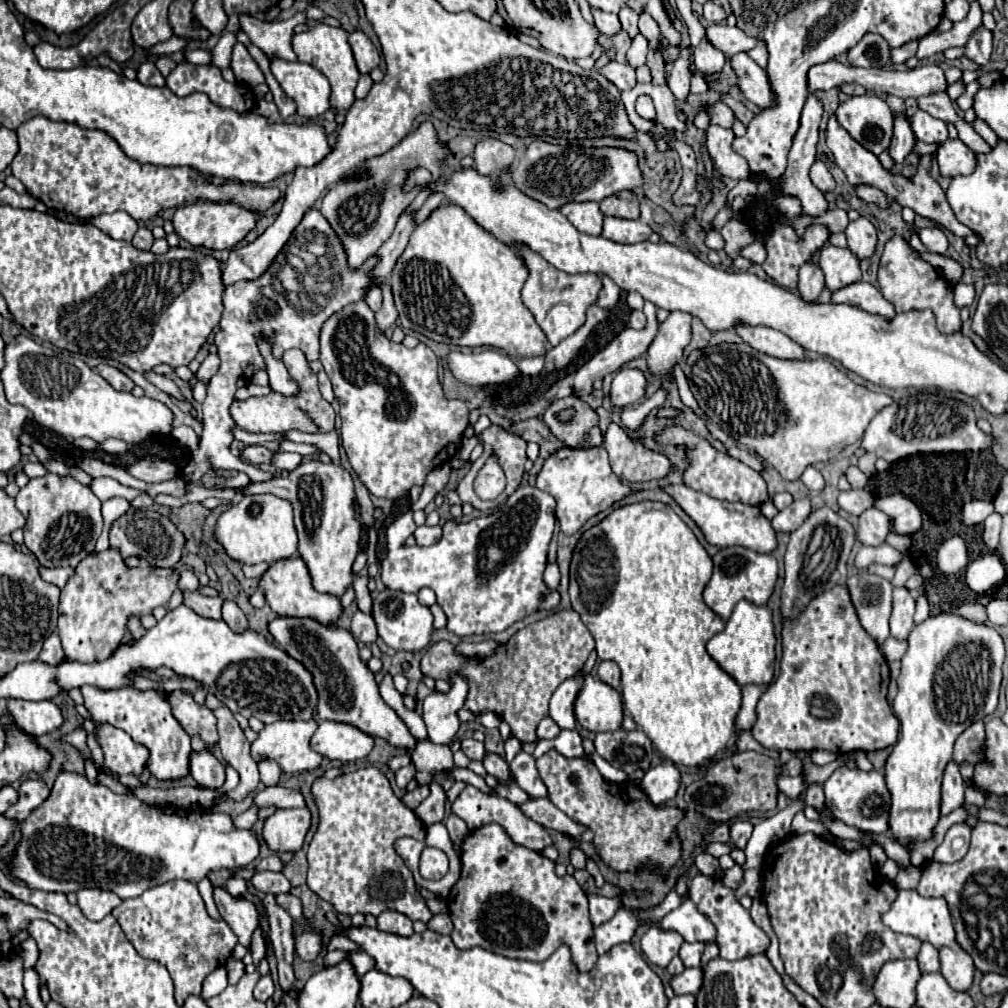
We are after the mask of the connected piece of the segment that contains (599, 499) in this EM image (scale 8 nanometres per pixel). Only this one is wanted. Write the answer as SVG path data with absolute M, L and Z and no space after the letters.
M603 445L589 447L589 449L571 449L563 447L549 455L549 459L543 463L543 469L539 471L535 479L535 487L539 491L547 491L555 497L557 507L555 515L559 521L559 527L563 533L575 533L589 517L597 515L599 511L611 507L619 499L623 499L631 489L625 485L609 467L609 457Z

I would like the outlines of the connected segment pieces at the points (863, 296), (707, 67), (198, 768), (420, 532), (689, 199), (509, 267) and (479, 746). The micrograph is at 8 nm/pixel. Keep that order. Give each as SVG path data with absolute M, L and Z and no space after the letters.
M851 283L847 287L841 287L839 291L831 293L831 301L833 303L847 303L847 305L855 305L861 307L869 313L877 313L883 315L887 319L895 317L895 309L893 305L881 295L881 291L877 287L873 287L871 283Z
M703 37L703 41L695 47L697 73L721 71L723 65L725 65L725 55L717 47L711 47L711 43L707 43L707 37Z
M207 749L191 753L189 773L199 785L207 787L221 787L225 781L225 767Z
M423 525L423 527L417 527L415 529L415 539L417 539L417 545L433 545L433 543L437 543L439 539L441 539L441 525L437 525L437 527L427 527L427 525Z
M674 139L673 145L679 151L681 165L683 166L683 181L677 189L677 193L673 195L673 201L677 205L689 205L689 203L695 205L695 203L701 201L701 191L697 189L696 155L693 153L691 145L687 145L685 141Z
M441 205L411 233L409 245L397 259L389 283L403 329L411 329L439 343L459 347L489 345L515 357L535 357L545 355L547 339L519 295L527 275L529 273L515 251L505 243L499 243L495 235L487 235L467 211L455 205Z
M463 739L461 749L463 749L463 753L465 753L469 759L483 761L483 757L485 757L485 743L481 743L481 741L475 741L475 739Z

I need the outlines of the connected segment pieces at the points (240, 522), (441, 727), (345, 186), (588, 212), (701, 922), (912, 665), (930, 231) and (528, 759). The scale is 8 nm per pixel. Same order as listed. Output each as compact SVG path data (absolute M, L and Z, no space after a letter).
M247 495L233 503L219 517L215 533L225 551L239 563L273 563L297 553L297 531L293 525L291 503L277 495Z
M453 675L453 685L449 693L431 693L421 709L423 709L423 721L427 725L427 735L431 743L449 745L457 731L459 731L459 719L457 711L463 707L467 695L467 683L463 677Z
M423 121L417 129L413 129L401 143L397 143L387 153L367 159L361 167L367 167L371 171L371 179L339 179L333 189L327 191L323 197L321 213L331 223L331 227L337 231L347 257L349 267L357 269L363 265L365 259L377 253L377 249L391 237L395 223L399 215L413 203L415 195L419 191L399 191L399 183L407 179L407 167L427 167L435 179L441 179L445 175L445 163L449 157L447 145L437 137L435 127L431 121Z
M587 201L587 203L565 203L559 209L581 233L587 235L599 235L603 225L603 213L599 209L599 203Z
M691 899L667 913L659 927L677 931L685 941L715 941L715 925L695 907L695 903L691 903Z
M941 613L927 617L921 625L909 633L909 649L901 659L901 673L897 677L897 695L893 701L895 717L899 719L901 735L885 763L885 783L891 793L889 829L891 835L909 853L911 843L921 843L933 837L935 823L939 821L939 799L941 799L941 777L945 765L953 759L955 739L973 723L997 707L999 697L999 645L991 645L991 627L987 625L965 625L965 619L955 613Z
M927 227L927 229L921 229L919 231L919 239L923 241L925 249L929 253L945 253L947 251L947 237L945 233L939 229L939 227Z
M519 751L515 759L511 761L511 773L515 777L515 783L531 797L531 799L541 799L547 797L547 787L539 779L539 771L535 767L535 759L529 753Z

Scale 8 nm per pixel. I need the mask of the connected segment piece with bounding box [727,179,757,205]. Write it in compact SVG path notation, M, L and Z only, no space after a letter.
M745 179L745 181L739 181L739 183L737 183L737 187L729 191L729 197L727 197L727 201L729 201L729 205L731 205L731 201L733 201L737 195L741 195L741 197L747 197L749 193L755 193L755 191L757 191L757 185L755 185L753 181L749 181L749 179Z

